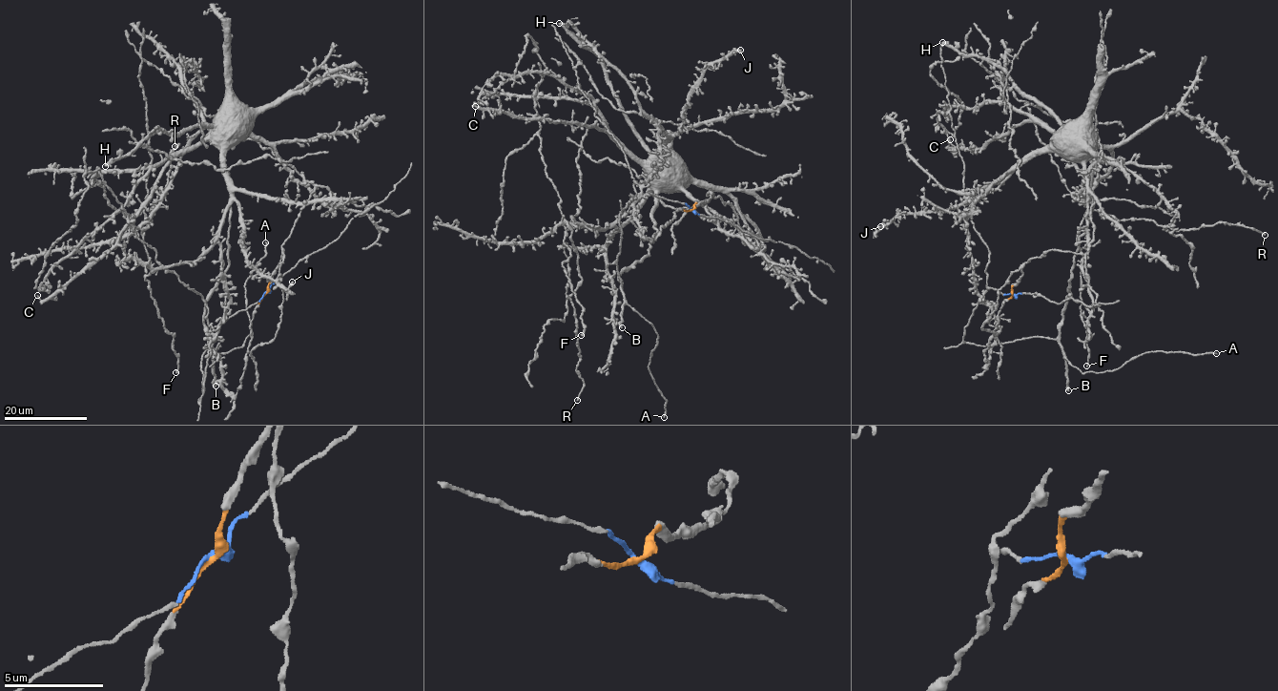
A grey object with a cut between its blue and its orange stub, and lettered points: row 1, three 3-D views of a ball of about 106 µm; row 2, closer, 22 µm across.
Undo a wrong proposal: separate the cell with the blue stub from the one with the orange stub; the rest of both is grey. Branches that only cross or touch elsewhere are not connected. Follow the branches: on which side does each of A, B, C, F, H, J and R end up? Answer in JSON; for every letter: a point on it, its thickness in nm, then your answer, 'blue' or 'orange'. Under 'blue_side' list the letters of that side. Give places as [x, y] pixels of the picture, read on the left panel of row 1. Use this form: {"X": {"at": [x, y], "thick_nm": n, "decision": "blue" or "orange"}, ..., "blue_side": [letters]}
{"A": {"at": [265, 242], "thick_nm": 200, "decision": "blue"}, "B": {"at": [216, 386], "thick_nm": 400, "decision": "blue"}, "C": {"at": [37, 295], "thick_nm": 180, "decision": "blue"}, "F": {"at": [175, 372], "thick_nm": 320, "decision": "orange"}, "H": {"at": [105, 166], "thick_nm": 280, "decision": "blue"}, "J": {"at": [292, 282], "thick_nm": 340, "decision": "blue"}, "R": {"at": [175, 146], "thick_nm": 240, "decision": "orange"}, "blue_side": ["A", "B", "C", "H", "J"]}

